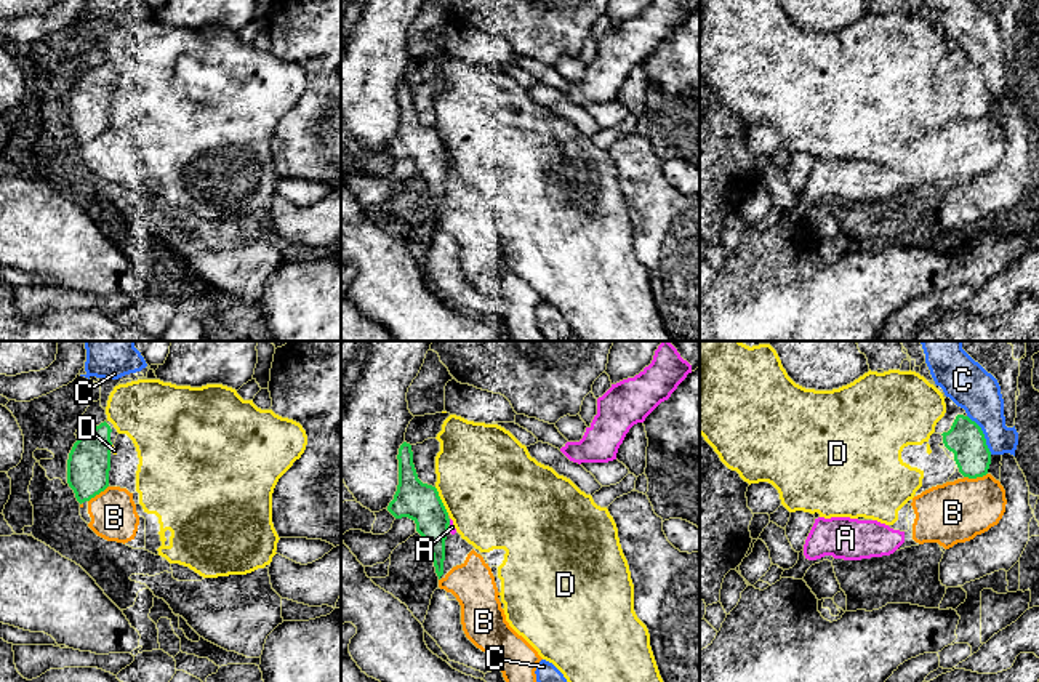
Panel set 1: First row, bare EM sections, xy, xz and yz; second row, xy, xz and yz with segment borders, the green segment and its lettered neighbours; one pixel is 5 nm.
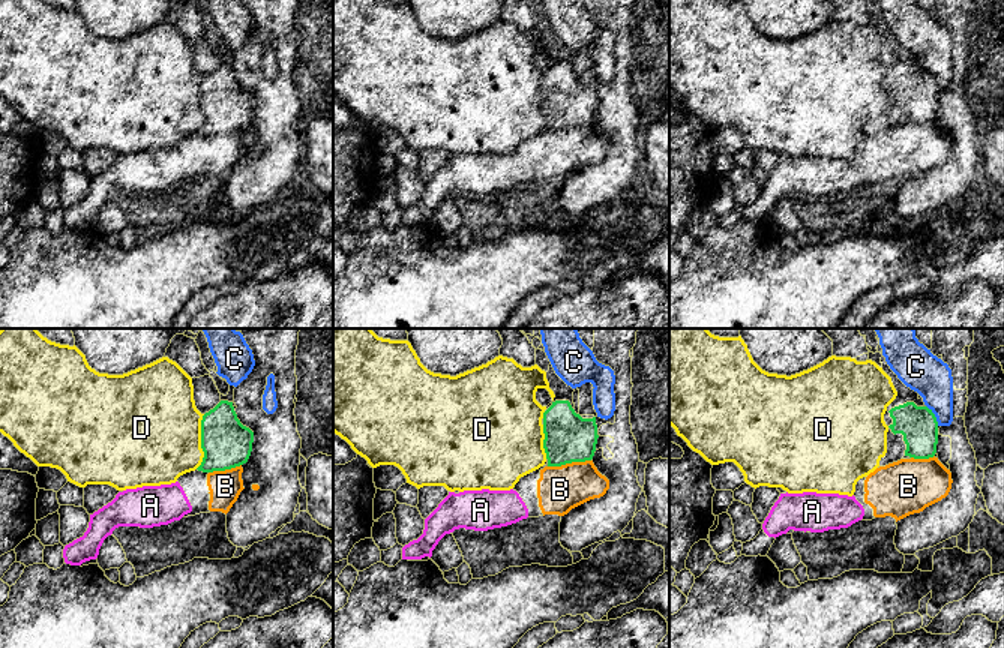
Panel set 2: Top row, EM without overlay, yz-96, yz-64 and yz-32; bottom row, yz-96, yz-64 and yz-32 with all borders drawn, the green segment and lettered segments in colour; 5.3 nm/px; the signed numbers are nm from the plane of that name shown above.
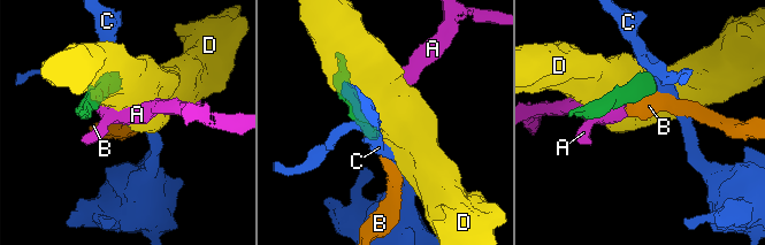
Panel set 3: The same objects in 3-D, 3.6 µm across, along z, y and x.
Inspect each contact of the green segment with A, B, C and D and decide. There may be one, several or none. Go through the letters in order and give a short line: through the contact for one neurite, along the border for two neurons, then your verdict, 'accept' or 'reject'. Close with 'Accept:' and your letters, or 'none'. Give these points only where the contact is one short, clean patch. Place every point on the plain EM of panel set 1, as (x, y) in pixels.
A: line xz (449, 160), (450, 165); reject
B: line yz (986, 114), (977, 119), (964, 119); reject
C: reject
D: reject
Accept: none

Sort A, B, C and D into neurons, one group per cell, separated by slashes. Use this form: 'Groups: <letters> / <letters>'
Groups: A B / C / D

